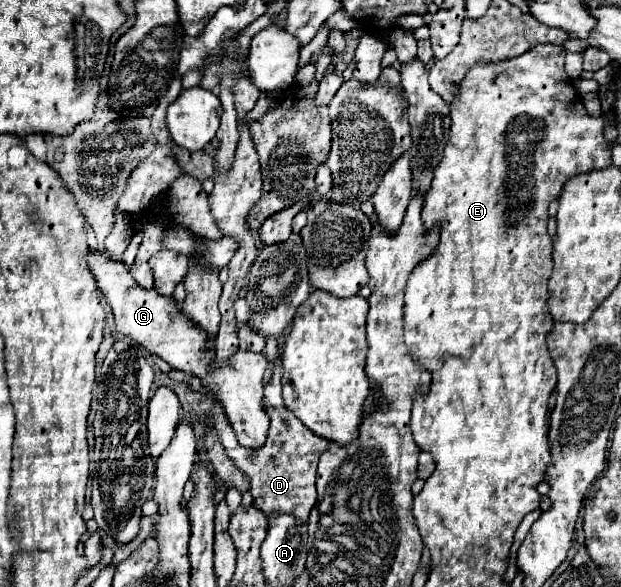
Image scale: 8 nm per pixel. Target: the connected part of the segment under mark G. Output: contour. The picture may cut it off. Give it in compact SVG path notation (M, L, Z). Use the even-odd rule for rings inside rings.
M89 253L89 267L99 283L101 293L113 309L117 331L129 337L131 341L143 345L149 353L159 355L173 369L199 377L211 399L217 399L221 403L227 421L237 435L239 445L247 449L263 447L269 431L269 417L261 407L263 375L267 369L265 355L237 351L233 353L233 357L229 357L225 365L219 367L215 361L213 341L209 341L209 335L181 313L181 307L175 303L173 297L163 297L157 293L157 289L141 289L133 281L127 267L123 263L111 261L105 253Z

